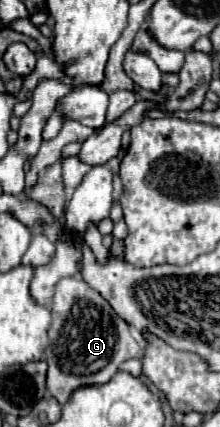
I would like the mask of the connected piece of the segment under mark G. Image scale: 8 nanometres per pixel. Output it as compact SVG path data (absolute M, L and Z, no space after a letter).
M76 277L62 279L56 285L50 309L52 325L48 329L50 345L46 349L46 387L50 395L58 399L60 405L64 405L72 391L76 391L78 387L102 385L114 377L120 363L134 357L142 357L142 347L130 333L128 323L86 281Z

